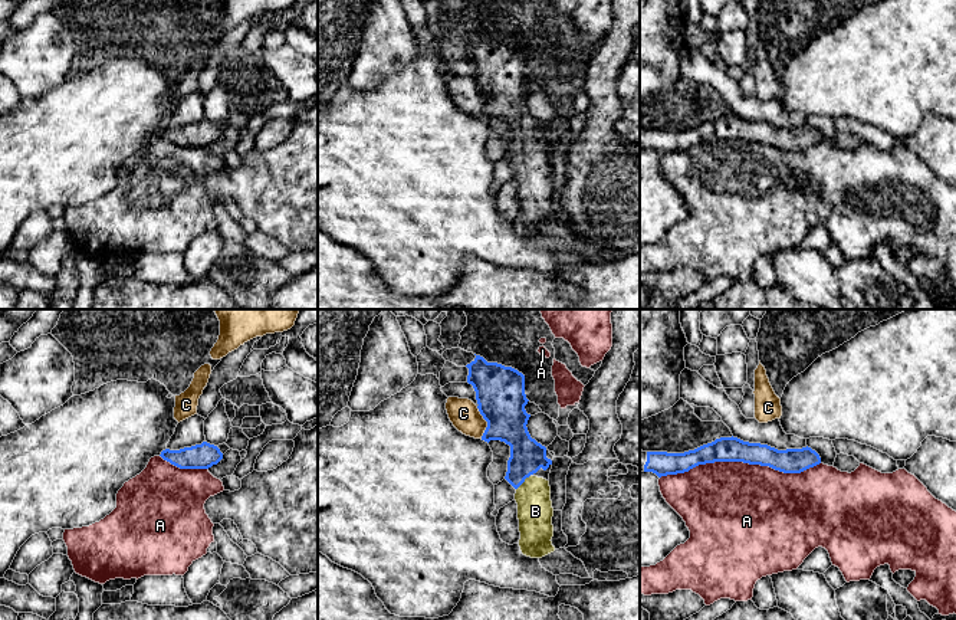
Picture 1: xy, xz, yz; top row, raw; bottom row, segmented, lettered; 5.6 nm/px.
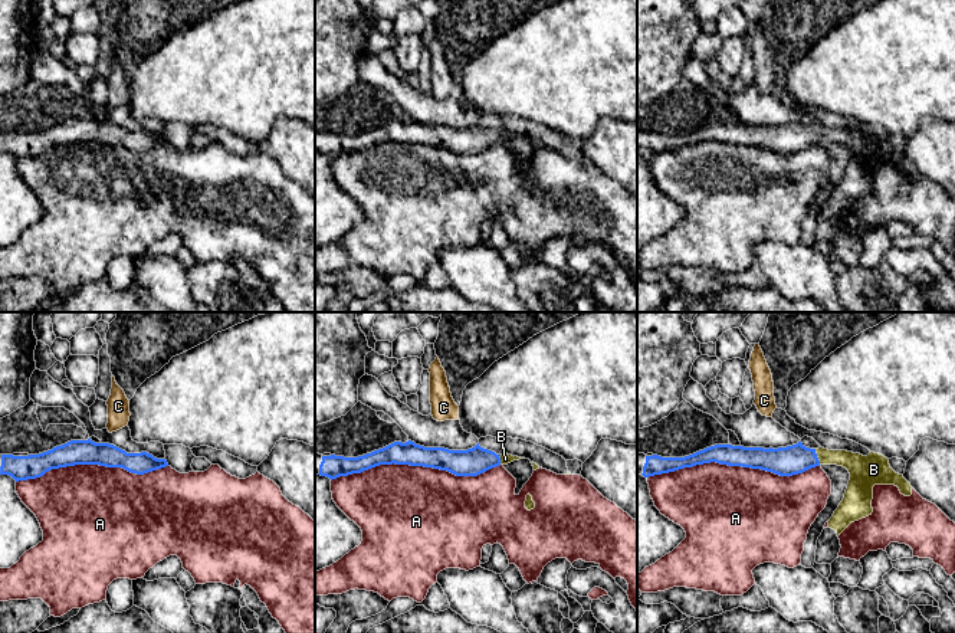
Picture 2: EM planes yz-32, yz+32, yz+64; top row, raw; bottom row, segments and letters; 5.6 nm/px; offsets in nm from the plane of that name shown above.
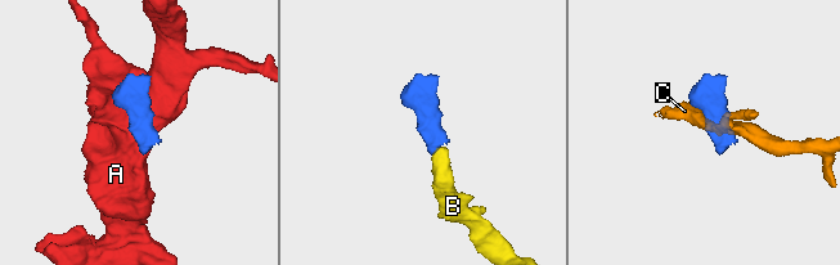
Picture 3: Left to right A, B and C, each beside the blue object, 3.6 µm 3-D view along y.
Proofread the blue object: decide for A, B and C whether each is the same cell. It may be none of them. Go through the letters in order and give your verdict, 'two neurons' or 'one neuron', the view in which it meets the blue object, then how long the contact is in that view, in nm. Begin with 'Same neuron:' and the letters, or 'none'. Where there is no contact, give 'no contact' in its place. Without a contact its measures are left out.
Same neuron: B
A: two neurons; meets blue in yz; contact 900 nm long
B: one neuron; meets blue in xz; contact 120 nm long
C: two neurons; meets blue in xz; contact 190 nm long

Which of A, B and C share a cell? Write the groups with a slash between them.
A / B / C

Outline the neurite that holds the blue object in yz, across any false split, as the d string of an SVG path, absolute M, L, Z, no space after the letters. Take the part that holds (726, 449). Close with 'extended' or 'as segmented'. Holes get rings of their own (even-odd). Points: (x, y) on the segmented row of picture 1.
M720 437L684 453L640 450L640 472L653 472L658 478L689 472L714 462L743 462L769 466L783 473L801 473L821 463L811 447L778 450L768 445L749 443L737 437Z; extended

